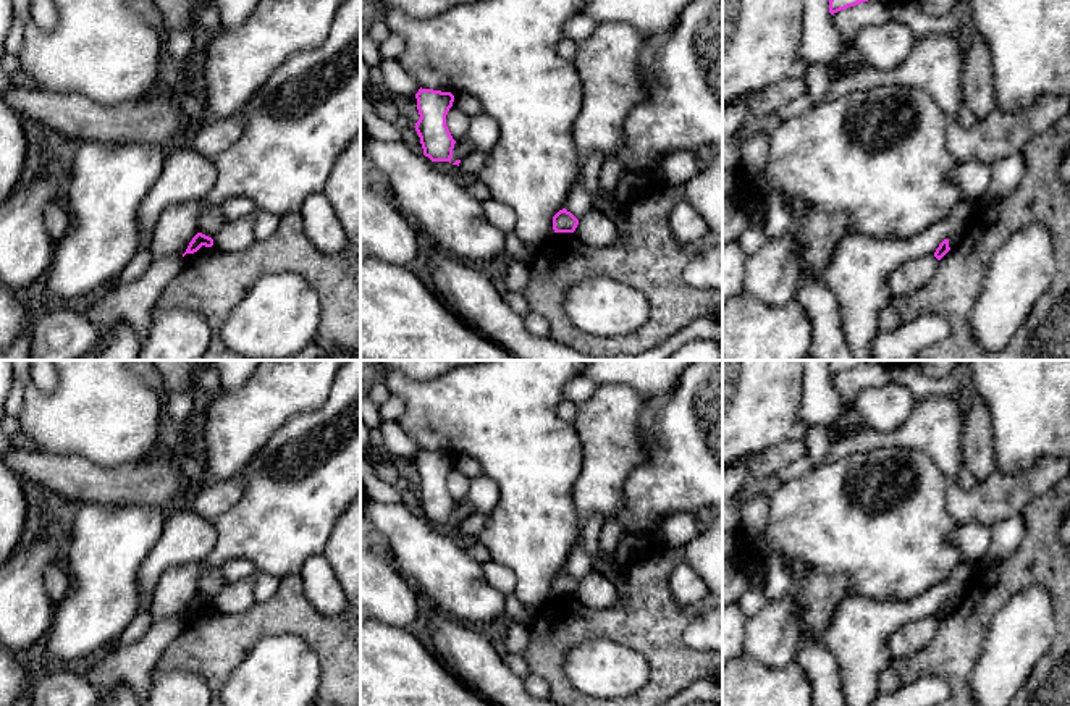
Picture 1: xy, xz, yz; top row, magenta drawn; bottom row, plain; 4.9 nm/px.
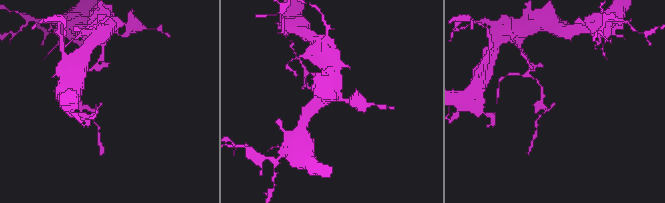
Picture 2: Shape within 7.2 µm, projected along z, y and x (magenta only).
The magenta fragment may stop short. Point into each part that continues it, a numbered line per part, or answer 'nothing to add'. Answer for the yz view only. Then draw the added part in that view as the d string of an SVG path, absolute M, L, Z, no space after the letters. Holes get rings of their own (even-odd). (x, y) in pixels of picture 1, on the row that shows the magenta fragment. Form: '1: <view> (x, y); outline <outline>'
nothing to add

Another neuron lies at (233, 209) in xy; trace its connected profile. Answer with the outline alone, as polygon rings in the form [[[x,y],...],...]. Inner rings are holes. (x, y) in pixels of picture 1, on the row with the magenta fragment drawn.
[[[231,197],[221,205],[226,221],[234,221],[257,213],[255,204],[247,197]]]

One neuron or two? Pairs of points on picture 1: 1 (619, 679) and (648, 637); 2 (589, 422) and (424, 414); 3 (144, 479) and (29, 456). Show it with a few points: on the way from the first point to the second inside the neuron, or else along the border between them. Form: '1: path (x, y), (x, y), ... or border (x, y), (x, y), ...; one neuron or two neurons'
1: border (602, 637), (642, 655), (648, 680), (640, 689); two neurons
2: border (572, 422), (581, 443), (582, 459); two neurons
3: path (115, 479), (76, 479), (58, 472); one neuron

